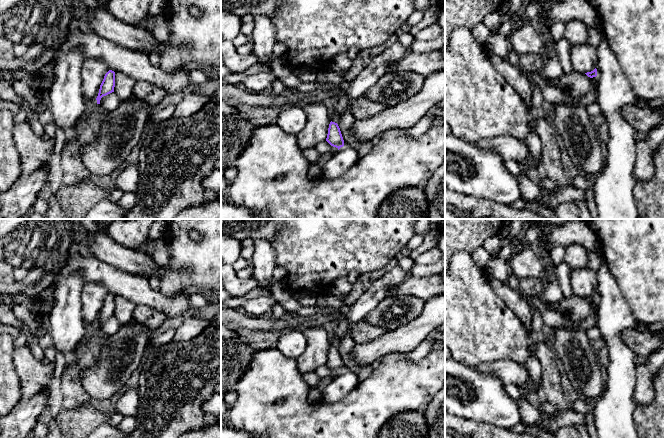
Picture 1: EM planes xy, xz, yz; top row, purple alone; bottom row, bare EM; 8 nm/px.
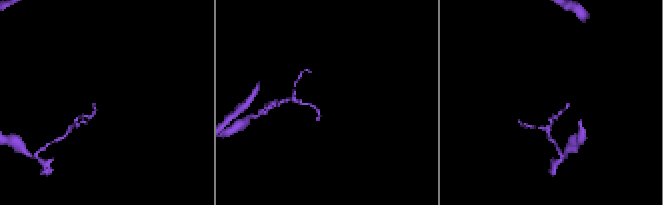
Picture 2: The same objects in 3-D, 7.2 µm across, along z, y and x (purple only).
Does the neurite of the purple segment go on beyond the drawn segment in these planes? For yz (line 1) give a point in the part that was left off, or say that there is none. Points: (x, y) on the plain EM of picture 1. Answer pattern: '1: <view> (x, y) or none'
1: none

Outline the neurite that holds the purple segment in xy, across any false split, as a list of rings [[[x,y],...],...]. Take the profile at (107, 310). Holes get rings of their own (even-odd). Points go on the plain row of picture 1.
[[[109,294],[105,298],[104,303],[100,309],[99,317],[96,322],[97,328],[100,328],[100,324],[103,320],[106,320],[114,316],[114,311],[115,311],[115,296],[112,294]]]

